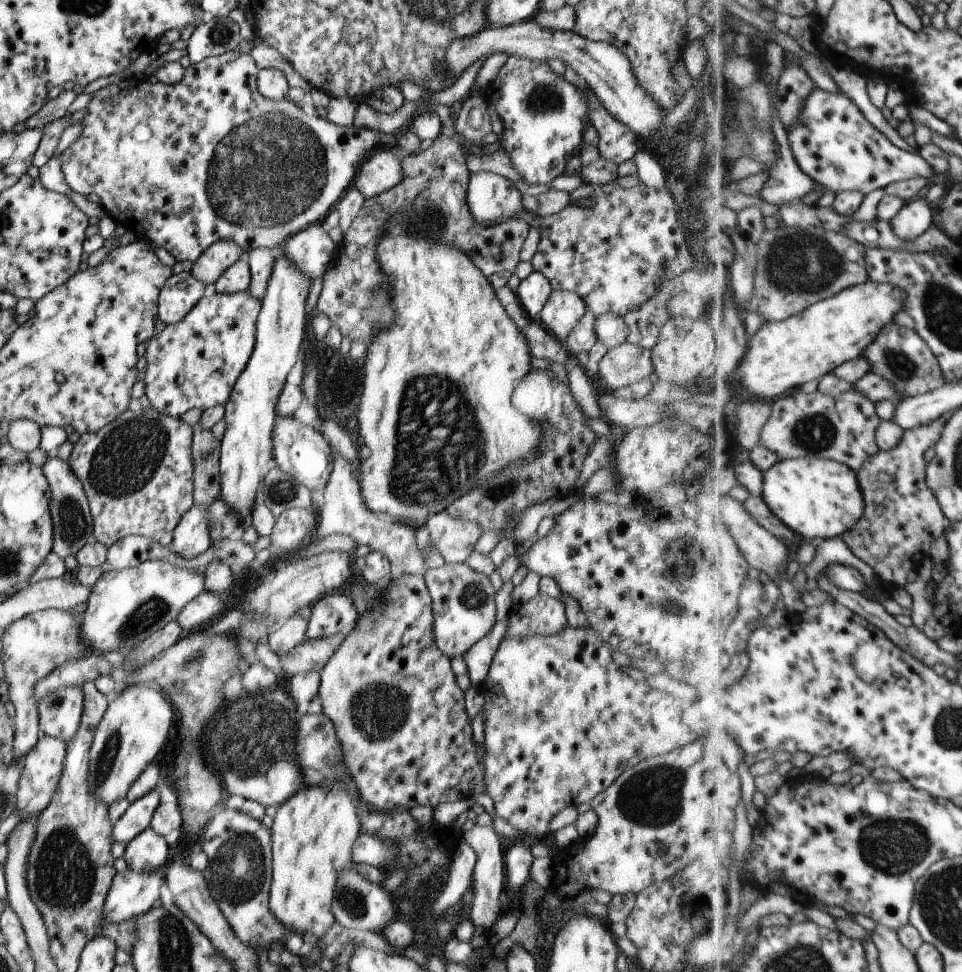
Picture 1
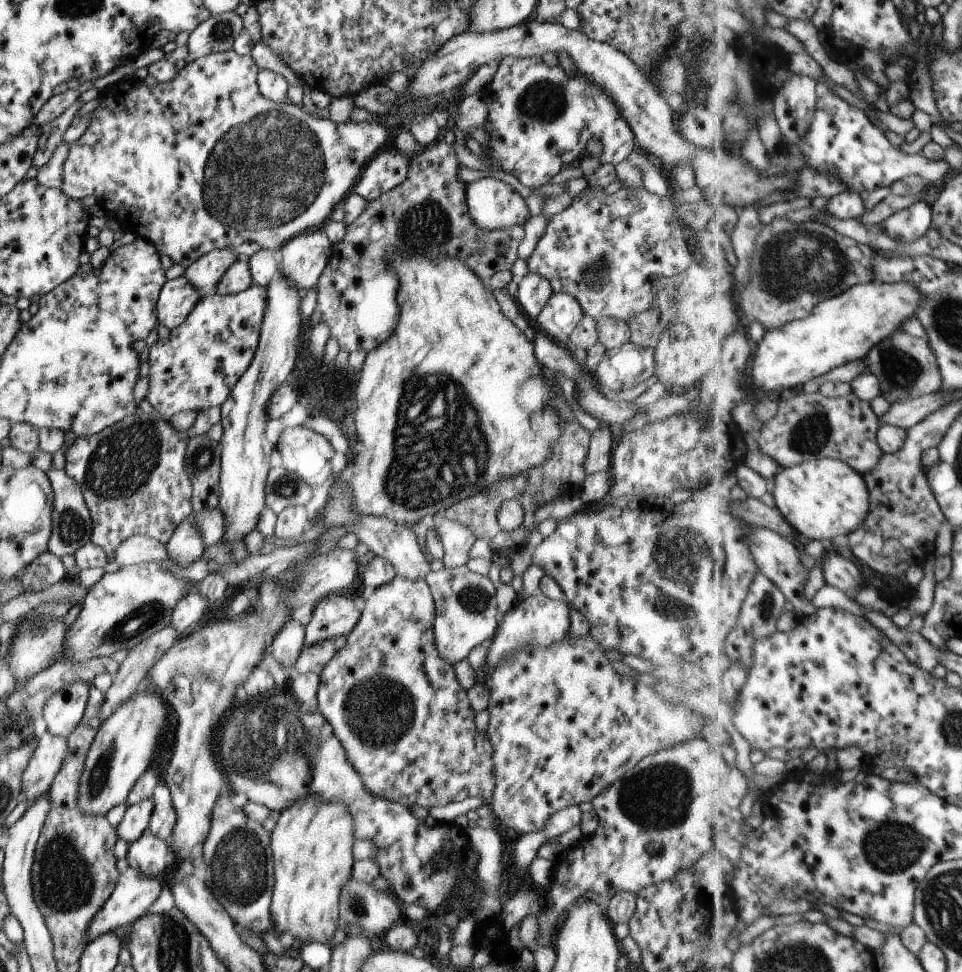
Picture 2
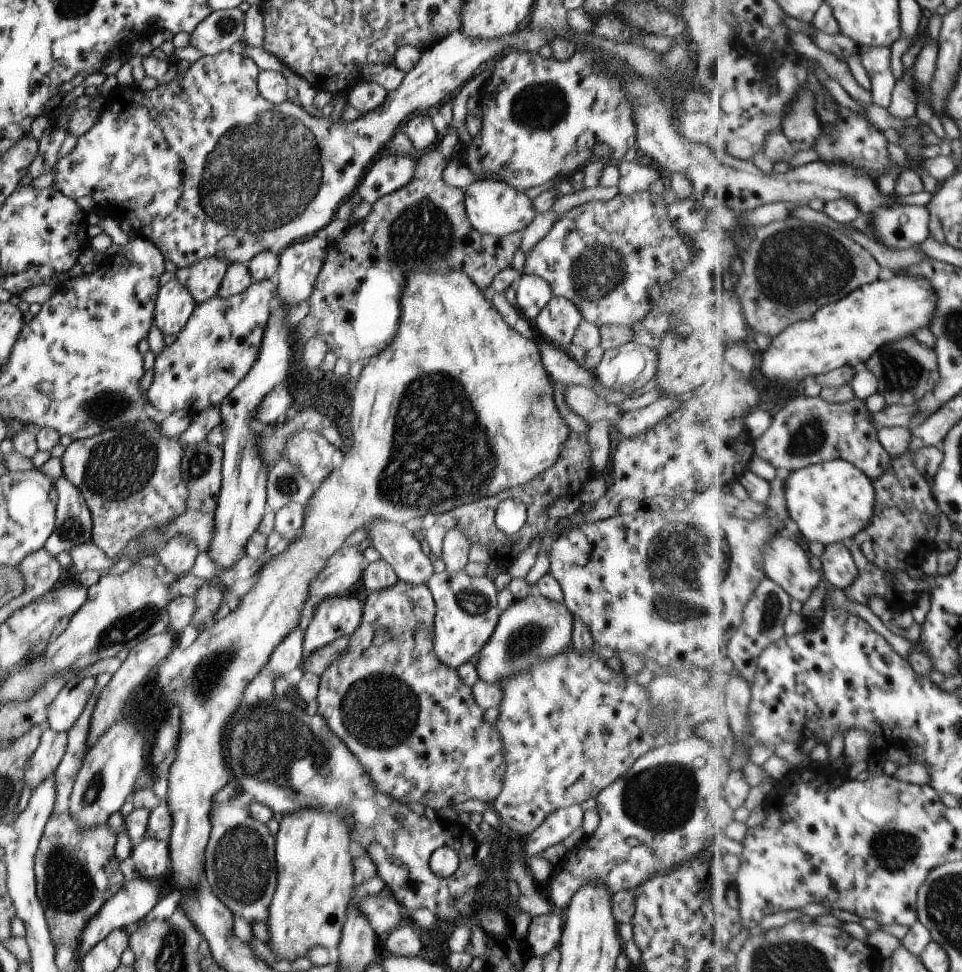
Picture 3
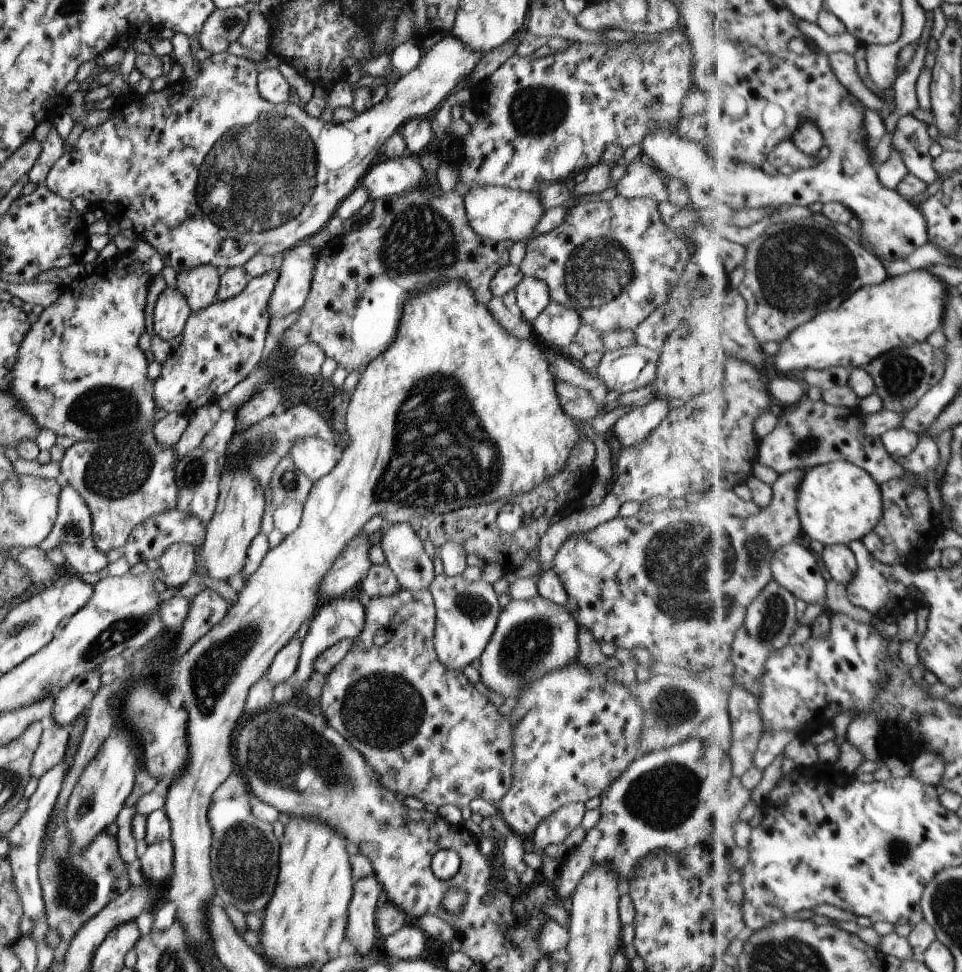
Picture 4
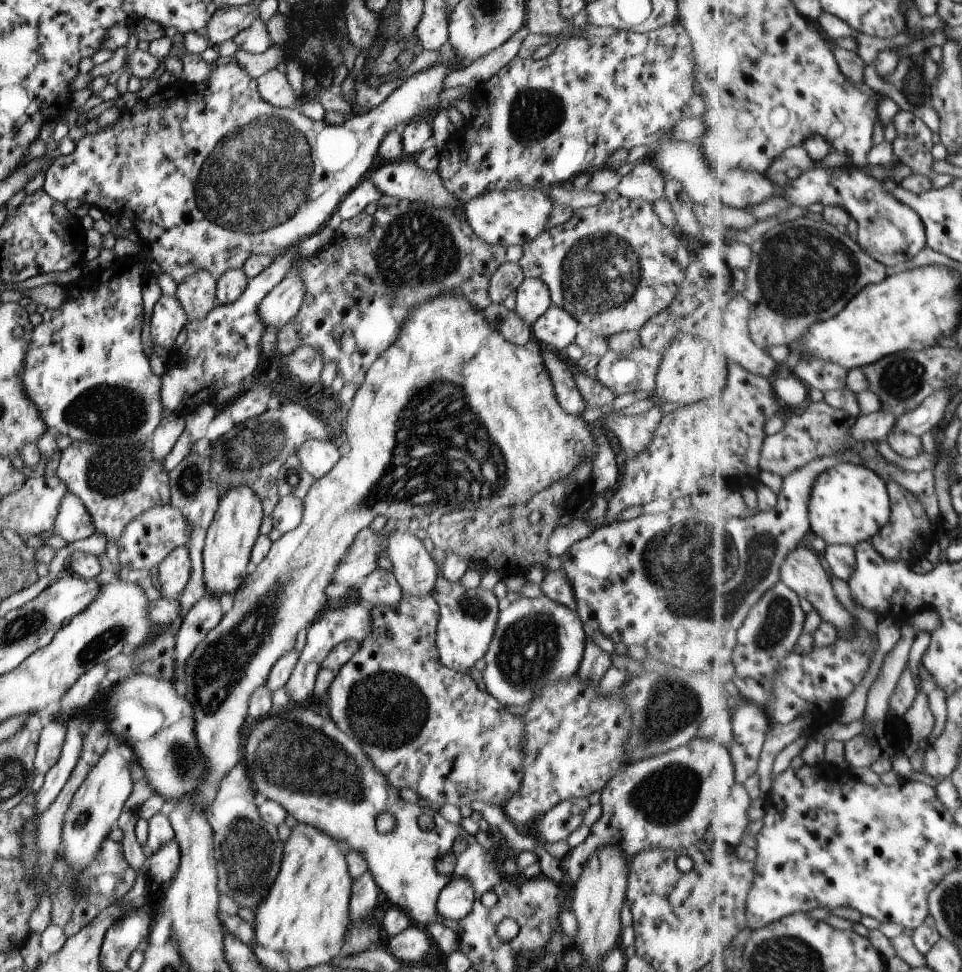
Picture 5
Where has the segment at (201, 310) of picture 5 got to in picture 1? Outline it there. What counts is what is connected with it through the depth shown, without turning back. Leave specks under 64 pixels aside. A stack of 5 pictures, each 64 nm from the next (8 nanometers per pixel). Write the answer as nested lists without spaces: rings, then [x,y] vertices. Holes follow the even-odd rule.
[[[217,241],[202,252],[202,255],[193,263],[190,272],[211,290],[216,280],[243,257],[245,257],[244,250],[236,245],[235,241]]]

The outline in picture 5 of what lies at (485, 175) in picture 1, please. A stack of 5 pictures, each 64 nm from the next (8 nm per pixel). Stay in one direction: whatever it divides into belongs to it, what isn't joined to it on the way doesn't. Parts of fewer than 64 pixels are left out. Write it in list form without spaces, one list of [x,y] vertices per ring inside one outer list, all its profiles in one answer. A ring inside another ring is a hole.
[[[543,189],[491,190],[468,200],[464,206],[464,215],[472,230],[488,244],[508,247],[516,244],[523,246],[546,232],[550,214],[556,205]]]

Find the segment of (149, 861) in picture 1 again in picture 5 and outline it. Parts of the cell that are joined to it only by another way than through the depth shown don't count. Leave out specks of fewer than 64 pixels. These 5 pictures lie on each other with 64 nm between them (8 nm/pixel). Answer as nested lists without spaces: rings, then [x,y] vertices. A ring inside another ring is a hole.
[[[176,838],[167,842],[154,854],[150,855],[150,869],[148,873],[157,883],[172,882],[178,874],[180,866],[180,846]]]

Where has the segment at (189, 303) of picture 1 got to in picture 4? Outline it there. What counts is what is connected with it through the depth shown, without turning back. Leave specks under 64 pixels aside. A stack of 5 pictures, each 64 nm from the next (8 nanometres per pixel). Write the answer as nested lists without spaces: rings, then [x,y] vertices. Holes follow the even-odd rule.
[[[165,288],[156,300],[153,316],[153,331],[164,342],[182,334],[192,310],[186,298],[175,288]]]

